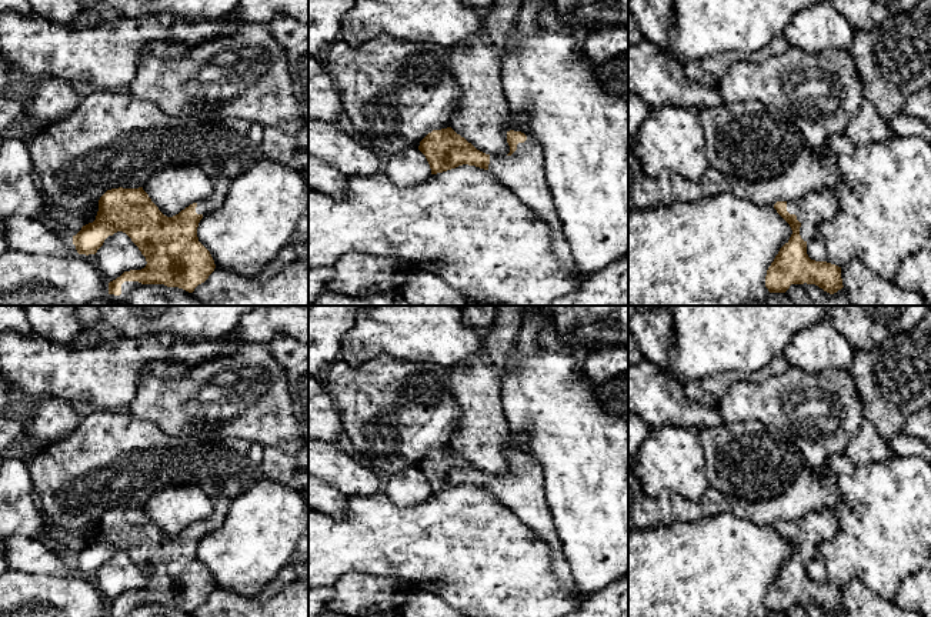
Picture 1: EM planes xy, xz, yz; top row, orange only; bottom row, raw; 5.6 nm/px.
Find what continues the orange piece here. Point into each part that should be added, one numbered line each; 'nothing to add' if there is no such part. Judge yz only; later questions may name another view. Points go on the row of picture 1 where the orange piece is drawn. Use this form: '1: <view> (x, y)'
1: yz (817, 206)

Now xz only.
1: xz (523, 172)

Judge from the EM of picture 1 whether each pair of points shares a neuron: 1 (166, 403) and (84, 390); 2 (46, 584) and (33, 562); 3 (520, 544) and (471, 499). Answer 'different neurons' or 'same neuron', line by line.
1: different neurons
2: different neurons
3: same neuron

